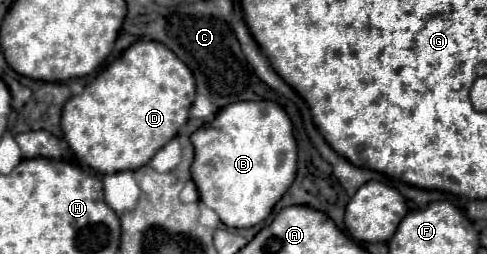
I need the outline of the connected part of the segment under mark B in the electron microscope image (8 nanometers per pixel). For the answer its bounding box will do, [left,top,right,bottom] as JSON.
[190,100,296,228]

